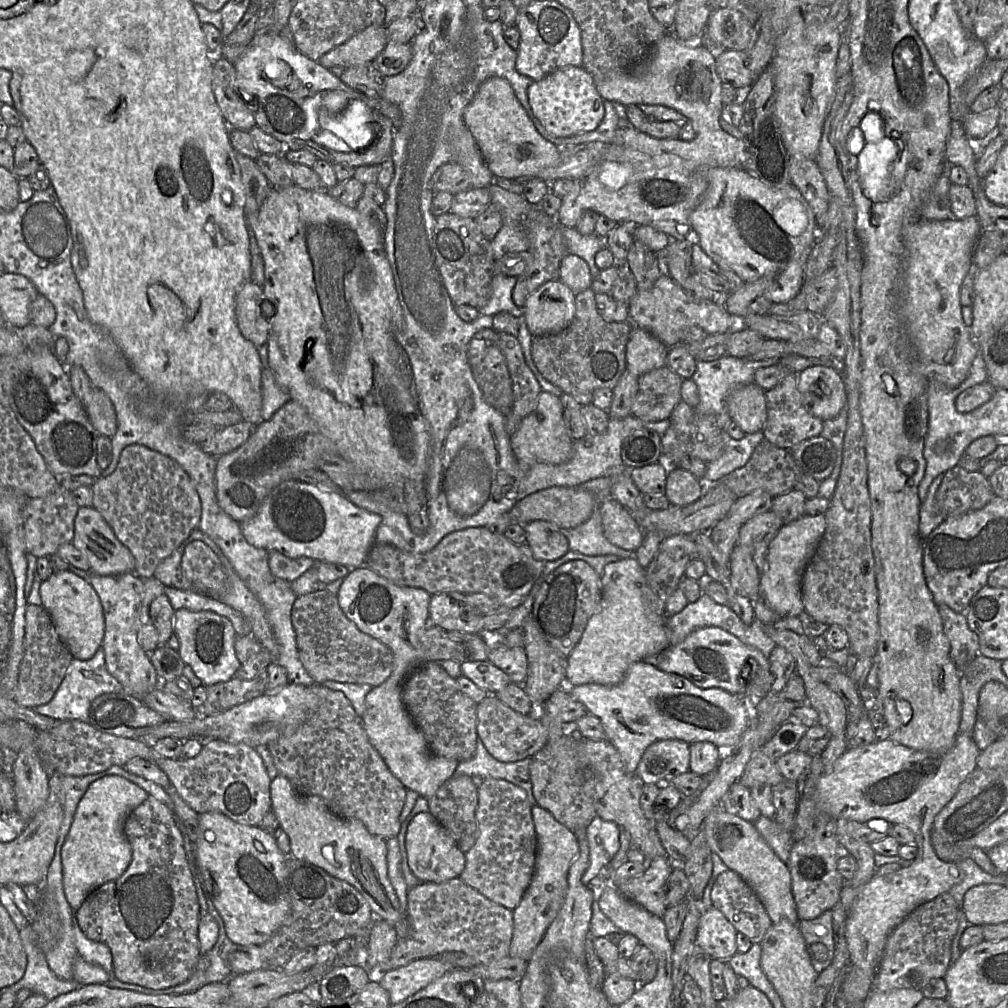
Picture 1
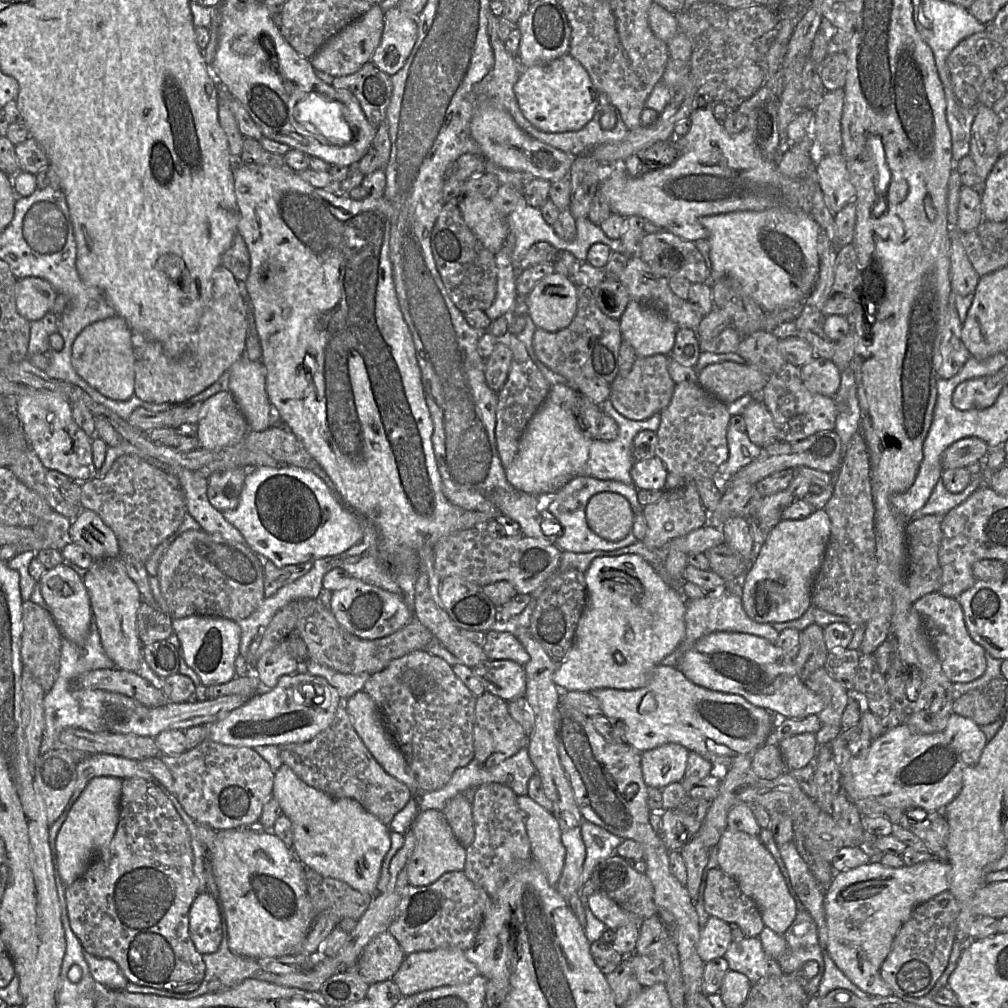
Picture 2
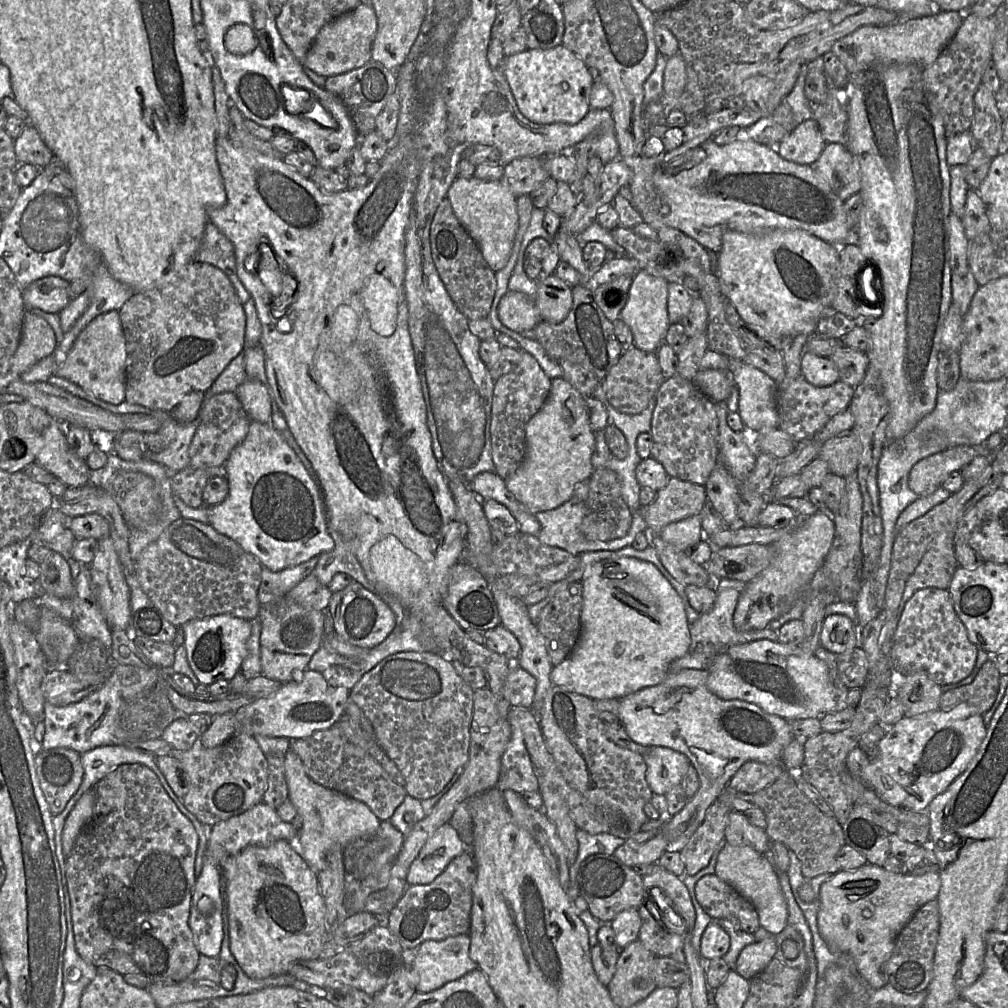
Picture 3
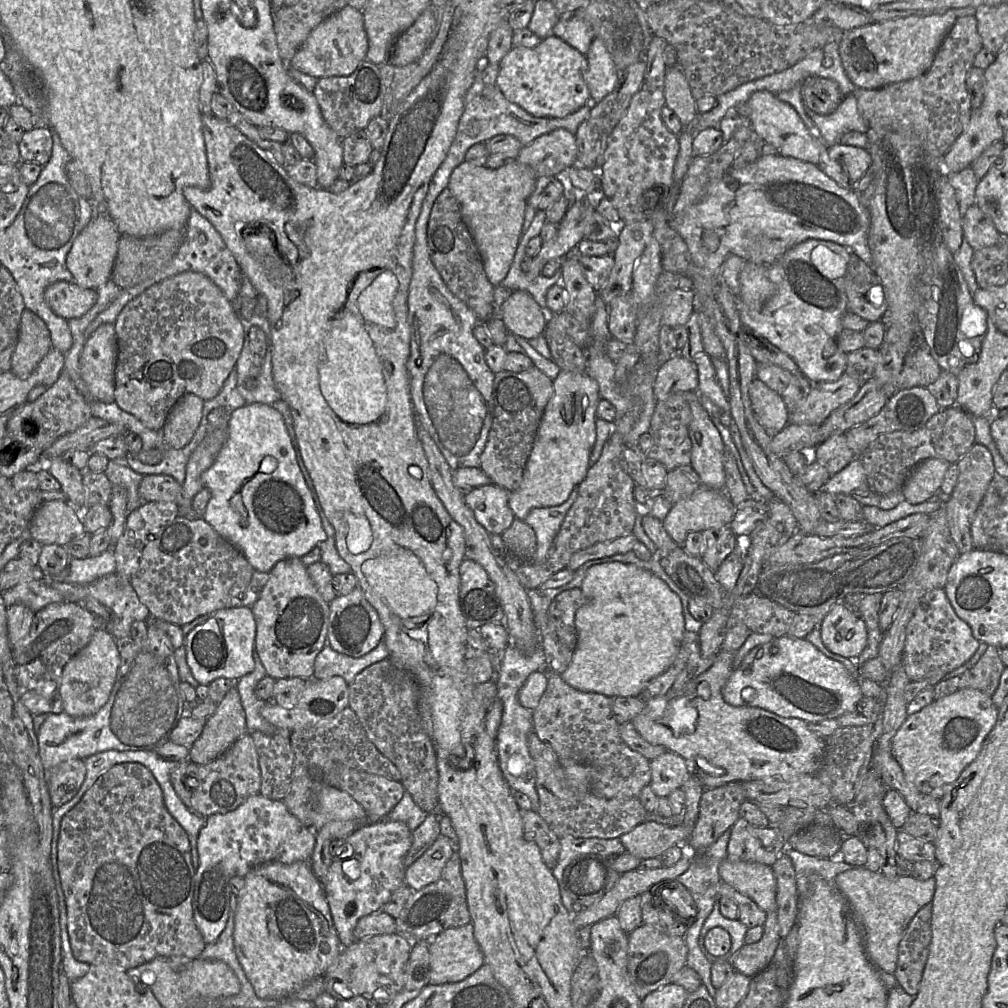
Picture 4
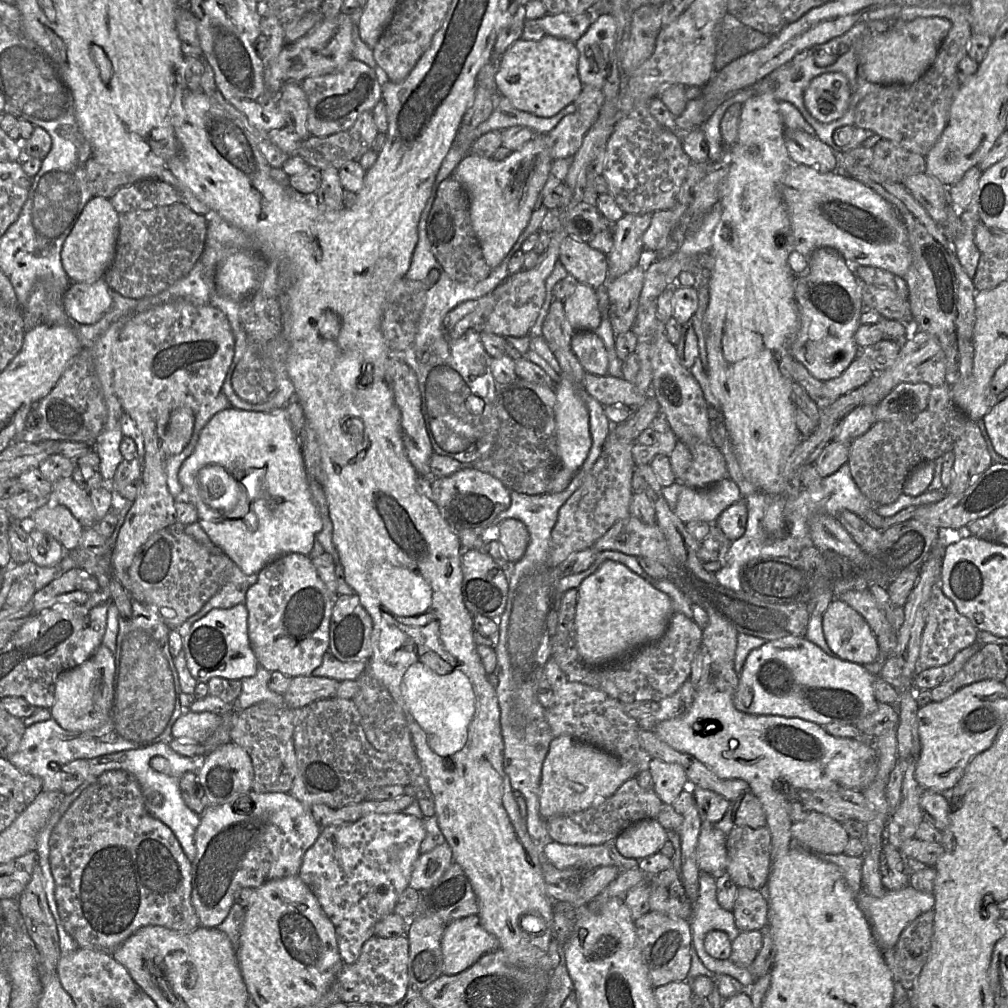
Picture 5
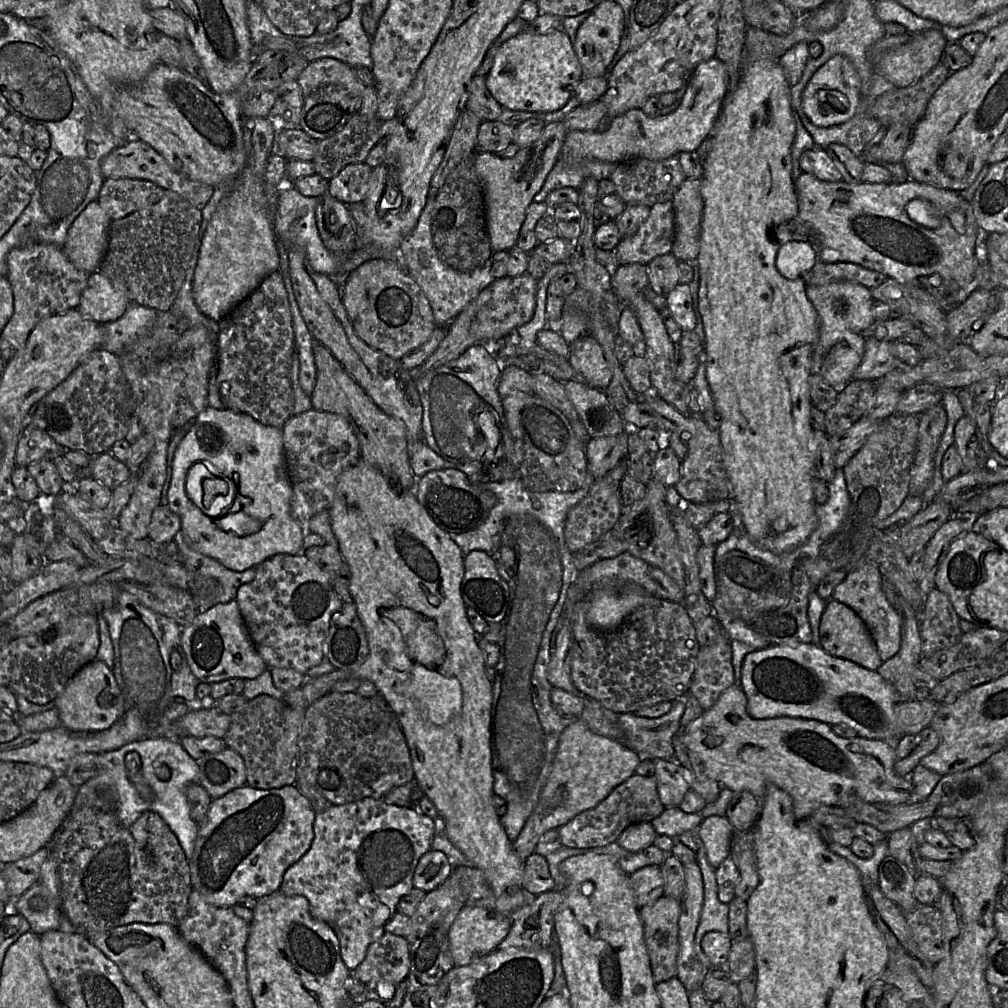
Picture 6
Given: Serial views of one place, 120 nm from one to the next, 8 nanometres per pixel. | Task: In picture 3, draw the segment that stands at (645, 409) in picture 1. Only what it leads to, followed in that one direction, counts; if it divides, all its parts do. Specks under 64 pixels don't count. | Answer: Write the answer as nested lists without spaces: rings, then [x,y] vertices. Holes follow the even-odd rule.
[[[633,345],[620,355],[602,383],[606,398],[613,408],[623,414],[635,415],[647,408],[665,379],[656,352],[645,352]]]

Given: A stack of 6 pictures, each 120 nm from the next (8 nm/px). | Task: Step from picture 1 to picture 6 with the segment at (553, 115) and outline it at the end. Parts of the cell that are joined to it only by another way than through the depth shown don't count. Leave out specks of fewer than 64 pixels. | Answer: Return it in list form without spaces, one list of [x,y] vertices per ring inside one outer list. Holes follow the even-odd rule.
[[[561,28],[545,34],[532,34],[525,29],[502,43],[486,76],[486,86],[503,108],[553,112],[575,97],[582,78],[582,67],[573,44]]]

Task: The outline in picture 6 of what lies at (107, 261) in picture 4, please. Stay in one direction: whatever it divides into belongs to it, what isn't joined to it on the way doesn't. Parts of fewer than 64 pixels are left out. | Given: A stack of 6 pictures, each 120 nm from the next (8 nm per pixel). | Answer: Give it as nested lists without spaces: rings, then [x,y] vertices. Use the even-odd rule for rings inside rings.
[[[97,200],[76,217],[62,247],[77,269],[88,274],[98,271],[107,251],[111,221]]]

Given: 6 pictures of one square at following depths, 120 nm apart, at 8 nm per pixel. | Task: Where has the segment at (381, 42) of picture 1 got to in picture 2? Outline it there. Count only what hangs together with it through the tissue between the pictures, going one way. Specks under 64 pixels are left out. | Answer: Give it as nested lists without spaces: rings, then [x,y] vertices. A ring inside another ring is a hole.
[[[373,5],[366,13],[353,21],[340,32],[328,39],[309,60],[315,70],[333,77],[345,76],[358,71],[378,47],[384,28],[383,11],[379,5]]]

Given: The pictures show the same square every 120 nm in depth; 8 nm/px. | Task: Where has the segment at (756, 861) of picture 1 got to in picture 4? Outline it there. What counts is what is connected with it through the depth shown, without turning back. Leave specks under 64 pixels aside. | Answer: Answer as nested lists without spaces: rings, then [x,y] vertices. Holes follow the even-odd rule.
[[[726,858],[718,872],[722,881],[748,896],[766,913],[777,911],[777,882],[771,866]]]

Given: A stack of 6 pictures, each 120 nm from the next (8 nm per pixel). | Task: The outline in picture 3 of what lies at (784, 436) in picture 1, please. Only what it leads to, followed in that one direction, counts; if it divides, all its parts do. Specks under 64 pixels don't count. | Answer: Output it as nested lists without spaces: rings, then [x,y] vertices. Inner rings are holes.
[[[803,375],[794,379],[784,379],[778,384],[777,406],[779,428],[798,443],[814,435],[832,417],[847,409],[853,395],[854,388],[840,379],[827,387],[814,386],[806,381]]]

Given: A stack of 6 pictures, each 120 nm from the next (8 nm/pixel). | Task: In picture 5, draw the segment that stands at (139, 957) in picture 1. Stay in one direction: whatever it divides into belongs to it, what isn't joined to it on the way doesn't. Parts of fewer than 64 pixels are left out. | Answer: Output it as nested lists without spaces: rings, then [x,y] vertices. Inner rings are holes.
[[[109,770],[101,774],[69,806],[53,828],[50,841],[49,861],[55,883],[55,899],[60,920],[67,933],[76,941],[79,948],[112,953],[129,936],[145,926],[161,926],[179,932],[191,932],[200,926],[197,913],[192,904],[192,865],[184,853],[172,830],[160,820],[152,817],[145,807],[145,797],[137,780],[123,770]]]

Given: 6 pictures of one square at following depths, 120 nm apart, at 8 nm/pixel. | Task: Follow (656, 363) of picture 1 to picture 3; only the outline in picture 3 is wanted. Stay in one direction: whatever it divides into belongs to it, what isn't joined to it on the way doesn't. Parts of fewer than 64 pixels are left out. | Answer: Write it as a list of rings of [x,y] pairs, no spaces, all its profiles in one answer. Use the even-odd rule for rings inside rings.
[[[642,268],[633,277],[628,300],[619,318],[629,326],[634,346],[642,351],[656,352],[661,344],[665,342],[668,327],[671,324],[667,311],[669,282],[669,280],[652,275]]]

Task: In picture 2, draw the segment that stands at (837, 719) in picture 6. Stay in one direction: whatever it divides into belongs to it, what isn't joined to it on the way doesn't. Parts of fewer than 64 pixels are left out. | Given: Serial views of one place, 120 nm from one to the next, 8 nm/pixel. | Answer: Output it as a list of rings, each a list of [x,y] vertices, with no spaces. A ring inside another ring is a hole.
[[[734,632],[711,633],[696,642],[677,667],[694,684],[712,691],[740,695],[752,705],[767,709],[778,718],[802,719],[818,715],[825,708],[822,697],[809,689],[799,677],[793,659],[762,637]]]

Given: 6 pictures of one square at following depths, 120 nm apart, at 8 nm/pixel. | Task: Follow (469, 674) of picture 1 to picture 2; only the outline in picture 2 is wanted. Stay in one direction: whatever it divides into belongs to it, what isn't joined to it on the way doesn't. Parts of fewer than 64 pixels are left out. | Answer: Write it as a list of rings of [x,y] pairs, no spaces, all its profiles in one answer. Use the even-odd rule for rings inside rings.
[[[487,660],[471,669],[479,677],[487,692],[506,702],[525,697],[524,666],[511,660]]]

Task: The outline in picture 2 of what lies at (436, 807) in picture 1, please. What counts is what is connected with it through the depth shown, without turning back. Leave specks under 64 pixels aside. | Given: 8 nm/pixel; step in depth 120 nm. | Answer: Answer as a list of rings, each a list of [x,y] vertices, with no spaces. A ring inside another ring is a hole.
[[[468,789],[452,797],[442,809],[456,839],[466,848],[474,840],[472,803],[476,789]]]

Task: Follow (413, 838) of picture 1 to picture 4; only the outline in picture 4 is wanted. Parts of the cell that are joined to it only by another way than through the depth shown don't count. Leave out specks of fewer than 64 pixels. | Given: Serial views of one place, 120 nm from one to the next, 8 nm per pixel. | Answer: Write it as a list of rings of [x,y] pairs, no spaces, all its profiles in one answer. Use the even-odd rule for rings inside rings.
[[[441,834],[420,858],[406,868],[406,886],[417,891],[436,882],[454,852],[451,840]]]

